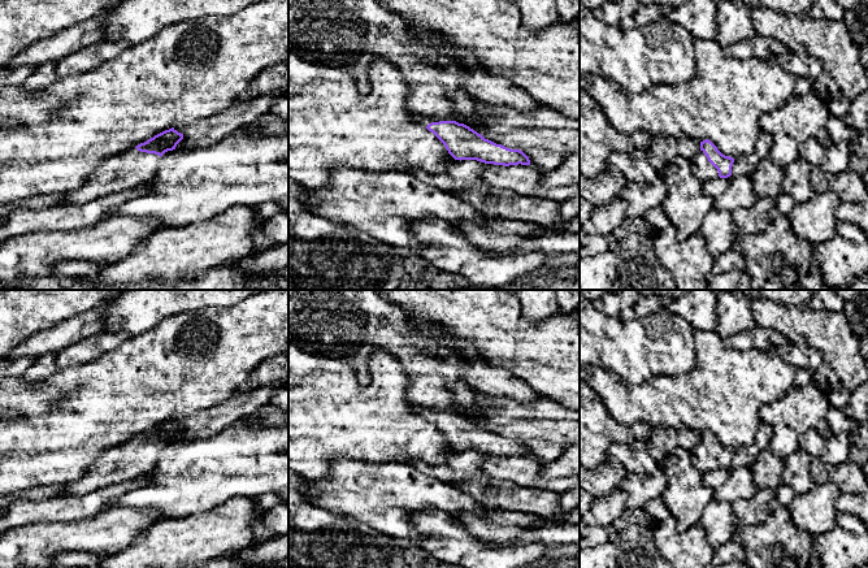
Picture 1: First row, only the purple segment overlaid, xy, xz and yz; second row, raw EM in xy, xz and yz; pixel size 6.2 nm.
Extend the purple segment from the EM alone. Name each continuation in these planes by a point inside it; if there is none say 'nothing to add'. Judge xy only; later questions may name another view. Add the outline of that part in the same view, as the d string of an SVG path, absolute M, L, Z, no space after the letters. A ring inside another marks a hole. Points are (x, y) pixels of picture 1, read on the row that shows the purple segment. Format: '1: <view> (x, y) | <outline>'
1: xy (134, 168) | M135 147L101 161L88 181L78 190L65 192L57 205L83 205L109 194L147 185L160 170L161 157L140 152Z

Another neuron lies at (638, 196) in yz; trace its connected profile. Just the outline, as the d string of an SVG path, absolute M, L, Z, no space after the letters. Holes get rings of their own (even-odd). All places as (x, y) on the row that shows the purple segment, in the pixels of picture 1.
M660 177L654 182L628 182L620 192L625 203L625 216L639 218L656 207L660 207L667 196L667 186Z

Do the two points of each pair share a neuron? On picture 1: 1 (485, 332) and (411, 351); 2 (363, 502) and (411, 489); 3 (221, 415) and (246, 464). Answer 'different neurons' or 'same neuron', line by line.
1: different neurons
2: same neuron
3: different neurons

